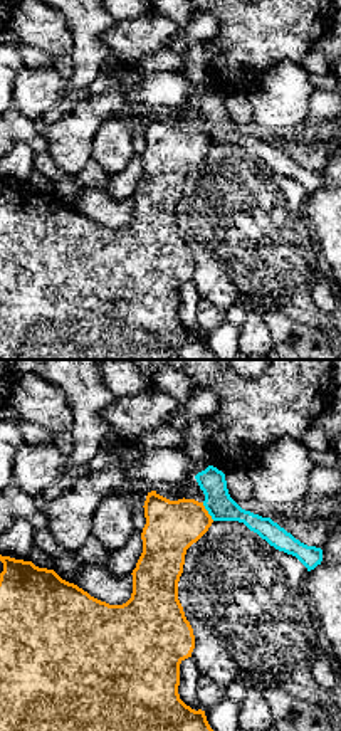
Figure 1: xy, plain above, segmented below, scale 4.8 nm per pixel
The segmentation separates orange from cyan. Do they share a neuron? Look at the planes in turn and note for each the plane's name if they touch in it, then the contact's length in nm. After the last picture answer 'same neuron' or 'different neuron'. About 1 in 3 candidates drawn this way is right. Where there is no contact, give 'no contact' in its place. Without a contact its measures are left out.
meets orange in xy; contact 110 nm long

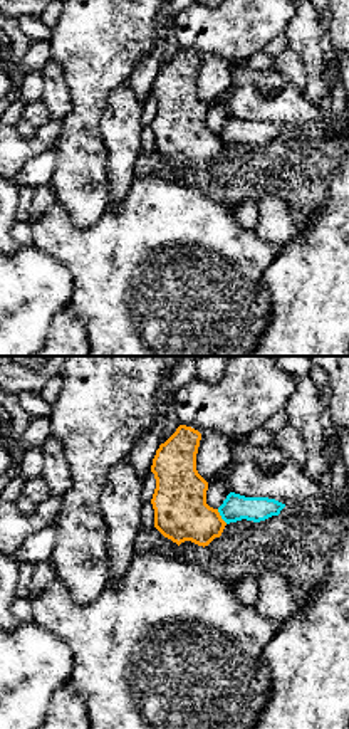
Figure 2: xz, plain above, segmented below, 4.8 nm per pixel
meets orange in xz; contact 90 nm long

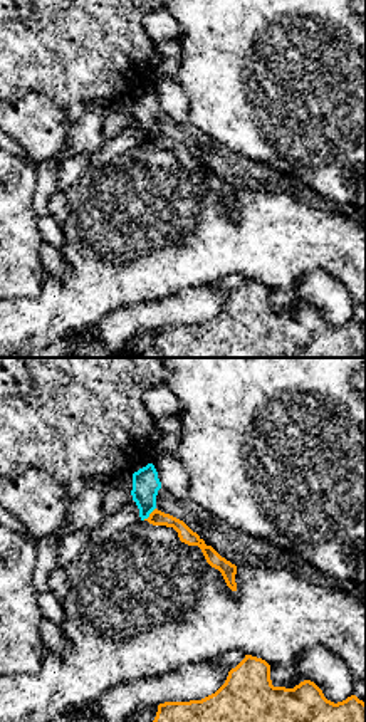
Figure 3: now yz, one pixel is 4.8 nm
meets orange in yz; contact 90 nm long

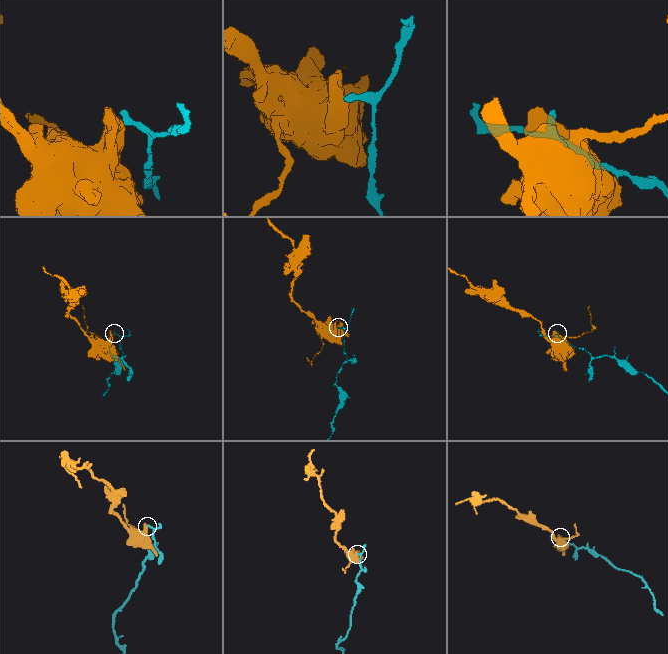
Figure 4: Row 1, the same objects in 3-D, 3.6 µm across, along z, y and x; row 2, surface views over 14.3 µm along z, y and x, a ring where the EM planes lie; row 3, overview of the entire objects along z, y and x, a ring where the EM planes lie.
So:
different neuron

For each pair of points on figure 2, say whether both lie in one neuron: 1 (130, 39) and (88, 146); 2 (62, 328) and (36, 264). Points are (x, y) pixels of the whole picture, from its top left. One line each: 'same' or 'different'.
1: same
2: different

